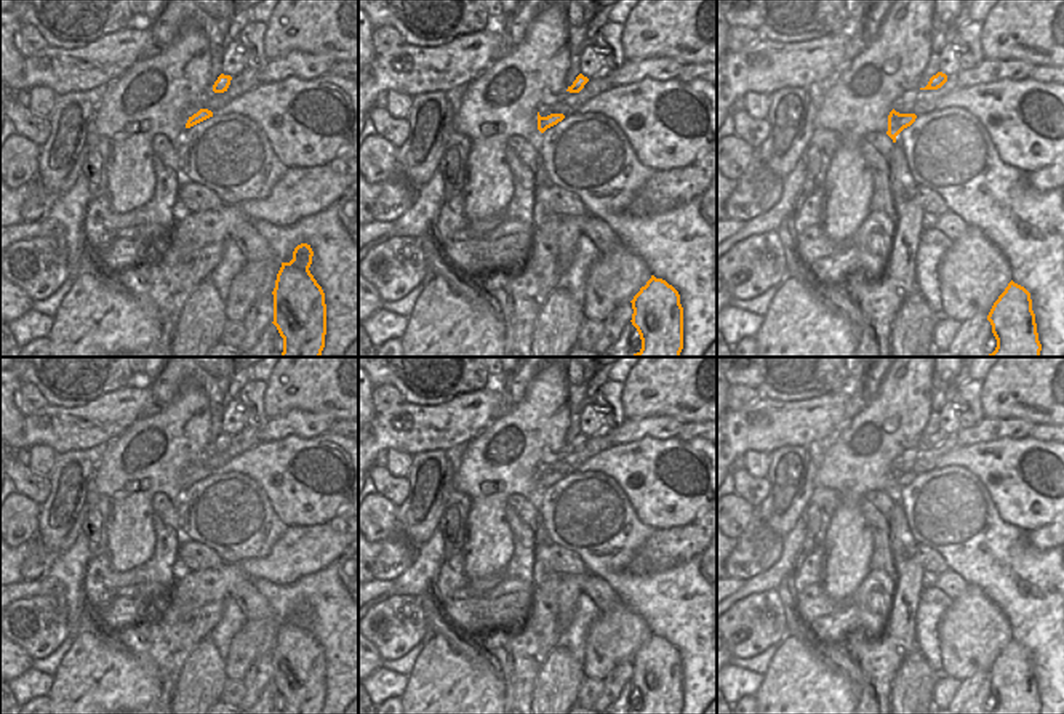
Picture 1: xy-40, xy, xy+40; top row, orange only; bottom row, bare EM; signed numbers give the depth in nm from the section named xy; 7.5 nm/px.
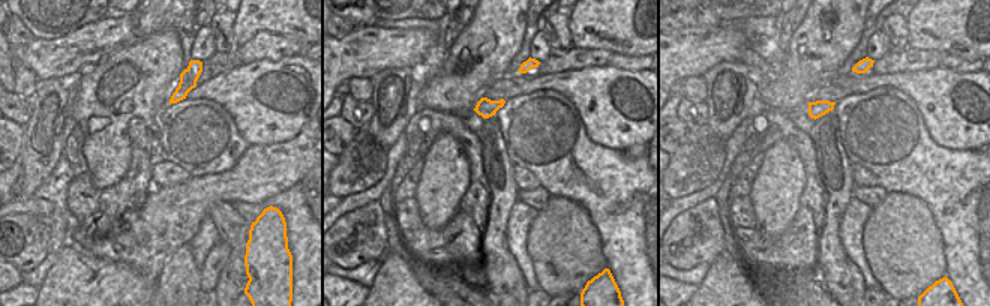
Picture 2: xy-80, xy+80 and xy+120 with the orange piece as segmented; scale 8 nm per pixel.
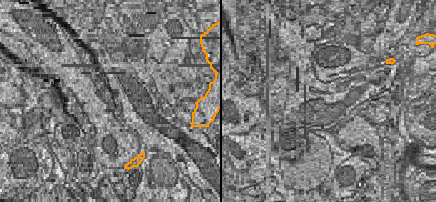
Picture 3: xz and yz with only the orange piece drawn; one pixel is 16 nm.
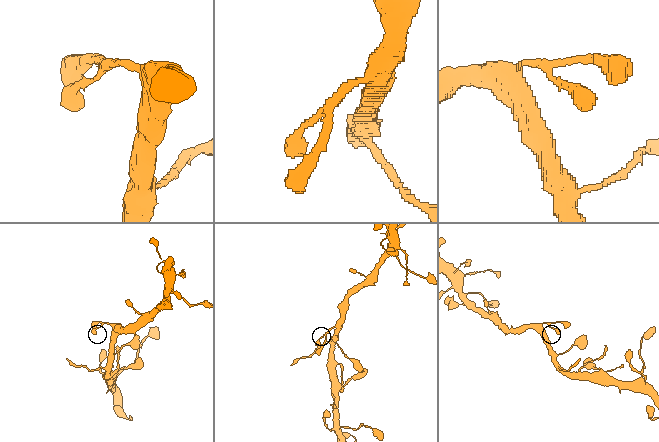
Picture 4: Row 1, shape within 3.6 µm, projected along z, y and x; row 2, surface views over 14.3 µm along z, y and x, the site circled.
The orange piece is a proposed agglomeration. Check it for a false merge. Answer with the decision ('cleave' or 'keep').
keep

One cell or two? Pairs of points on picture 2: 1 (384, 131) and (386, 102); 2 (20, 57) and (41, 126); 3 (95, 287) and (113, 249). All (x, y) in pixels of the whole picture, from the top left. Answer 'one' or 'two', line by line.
1: one
2: two
3: two

